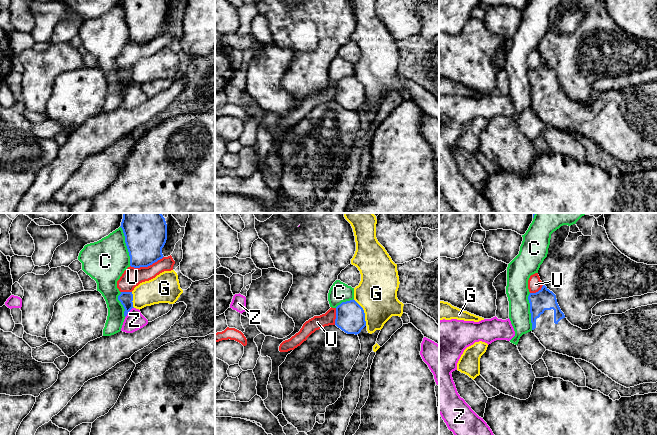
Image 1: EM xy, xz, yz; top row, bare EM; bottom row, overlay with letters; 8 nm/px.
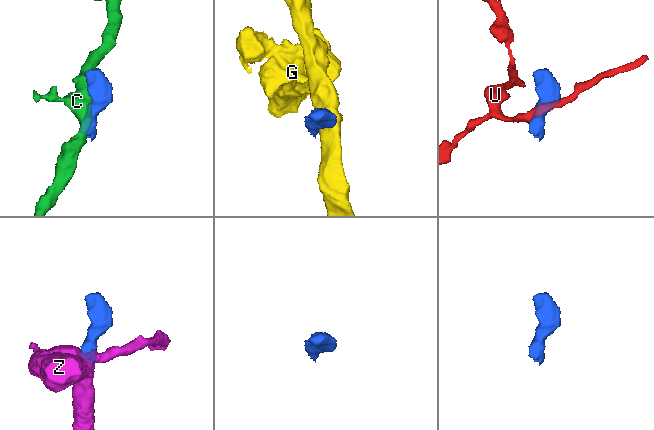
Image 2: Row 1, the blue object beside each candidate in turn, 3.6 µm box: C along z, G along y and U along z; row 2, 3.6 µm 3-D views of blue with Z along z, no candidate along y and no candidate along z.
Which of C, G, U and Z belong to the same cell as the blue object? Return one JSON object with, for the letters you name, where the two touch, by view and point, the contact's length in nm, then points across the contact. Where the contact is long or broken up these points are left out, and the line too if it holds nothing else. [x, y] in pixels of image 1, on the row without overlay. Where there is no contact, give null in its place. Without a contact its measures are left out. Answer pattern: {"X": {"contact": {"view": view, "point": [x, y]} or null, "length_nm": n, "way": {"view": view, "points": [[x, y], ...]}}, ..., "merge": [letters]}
{"merge": []}

